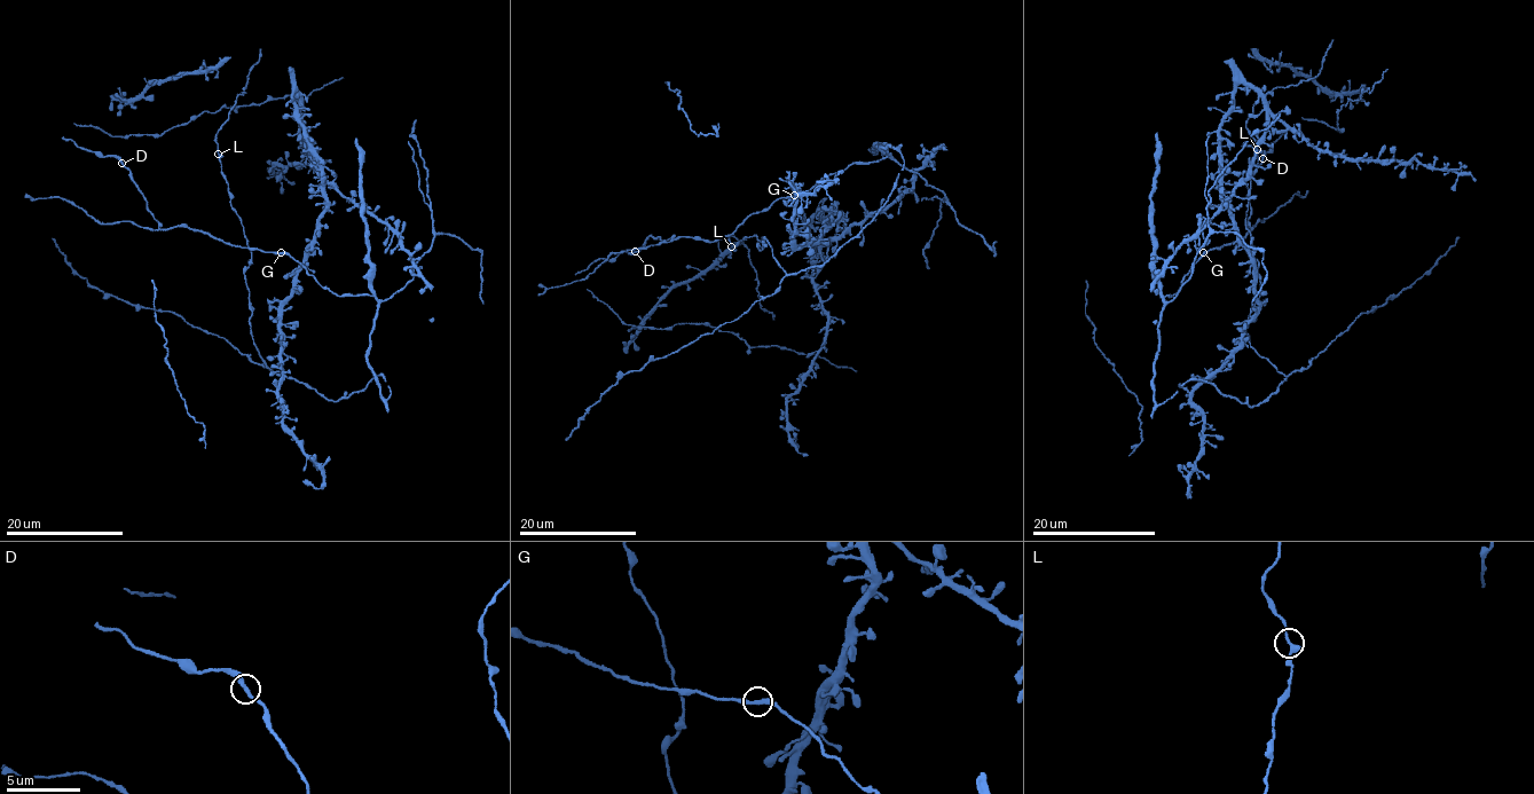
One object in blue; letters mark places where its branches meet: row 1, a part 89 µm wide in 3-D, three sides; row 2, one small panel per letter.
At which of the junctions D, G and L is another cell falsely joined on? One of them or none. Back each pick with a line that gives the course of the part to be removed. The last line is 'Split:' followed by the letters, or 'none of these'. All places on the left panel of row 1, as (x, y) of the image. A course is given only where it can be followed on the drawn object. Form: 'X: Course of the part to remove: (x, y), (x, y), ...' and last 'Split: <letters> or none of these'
Split: none of these

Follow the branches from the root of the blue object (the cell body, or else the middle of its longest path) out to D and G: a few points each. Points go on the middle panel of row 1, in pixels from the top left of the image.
D: (928, 183), (887, 157), (851, 163), (800, 195), (780, 196), (749, 214), (721, 240), (650, 236), (635, 251)
G: (928, 183), (918, 173), (887, 157), (851, 163), (840, 172), (830, 173), (800, 195), (794, 195)

